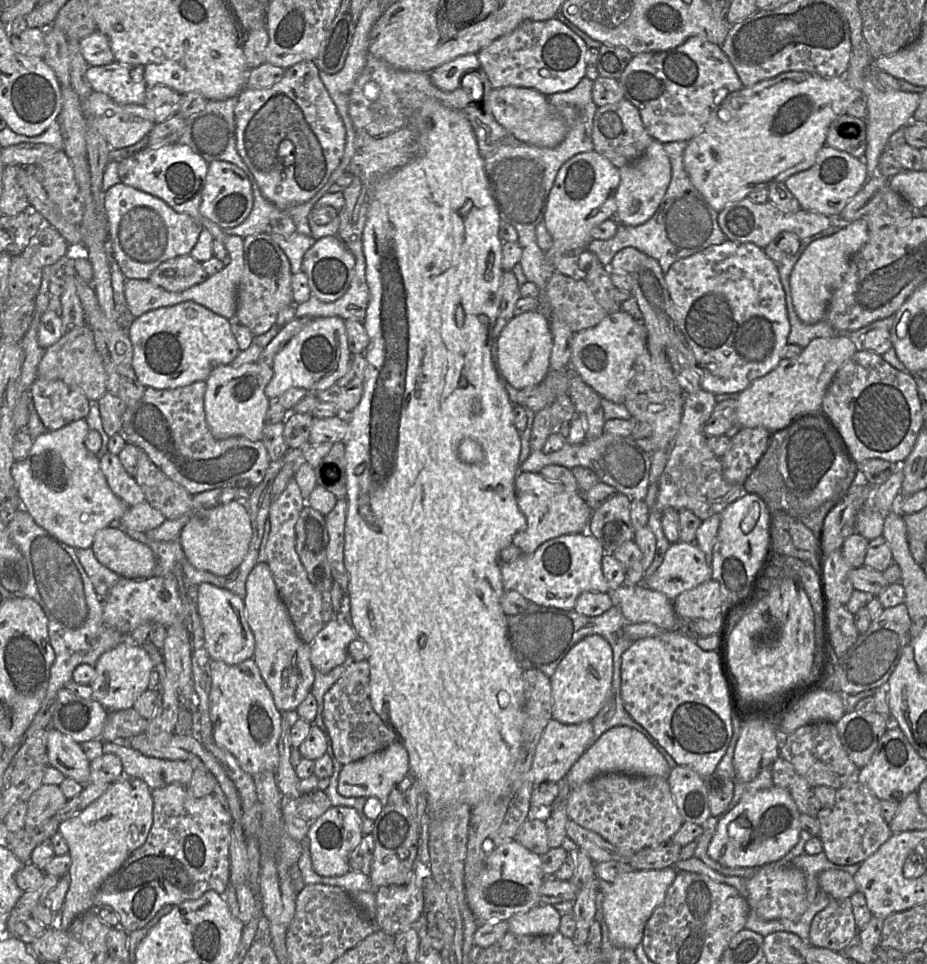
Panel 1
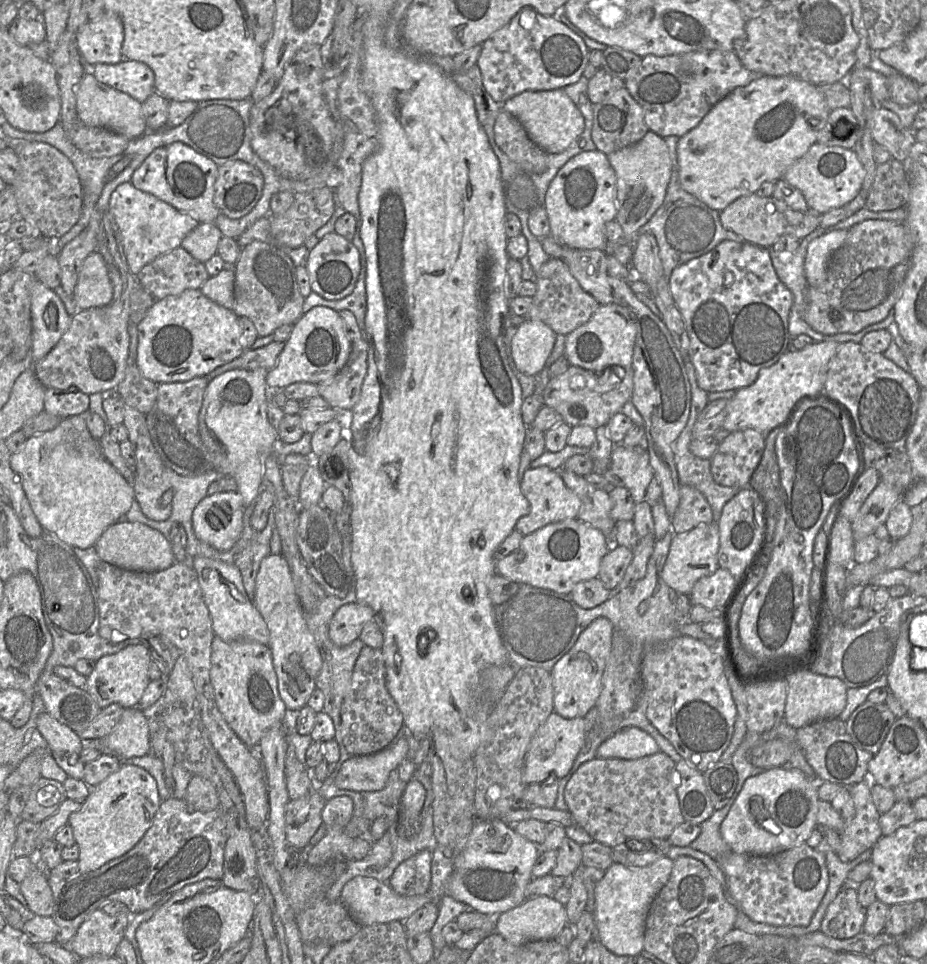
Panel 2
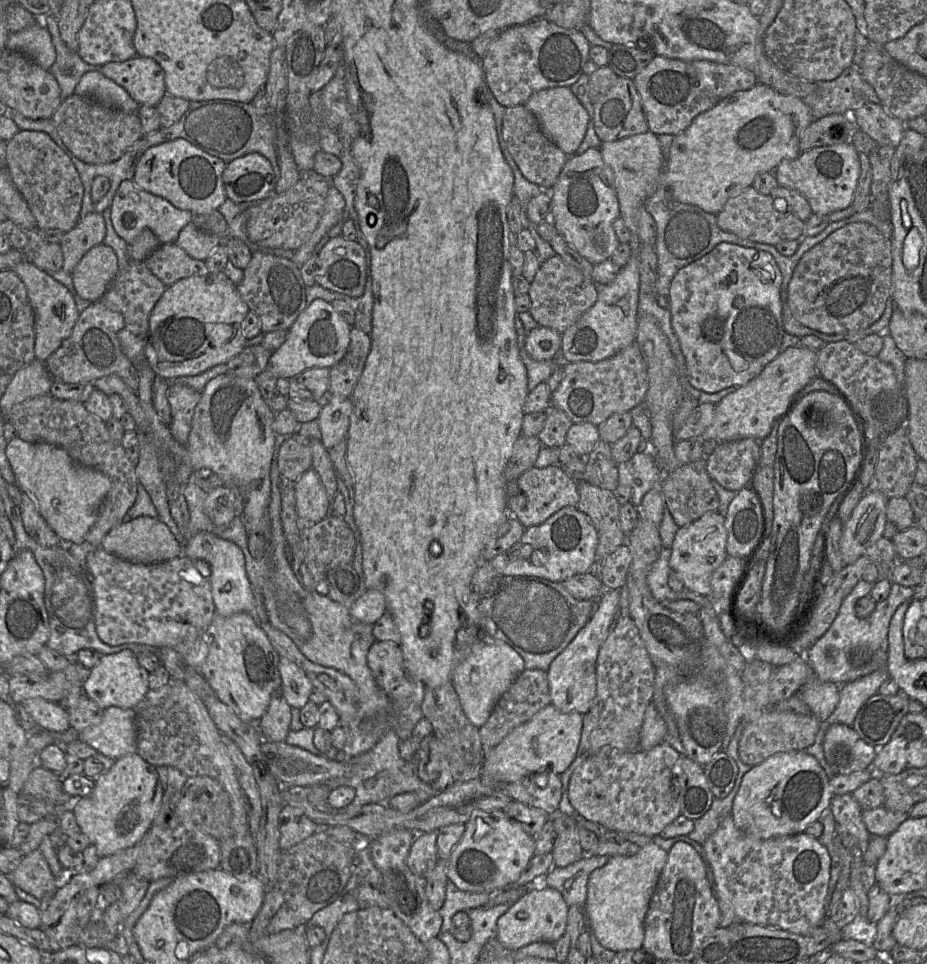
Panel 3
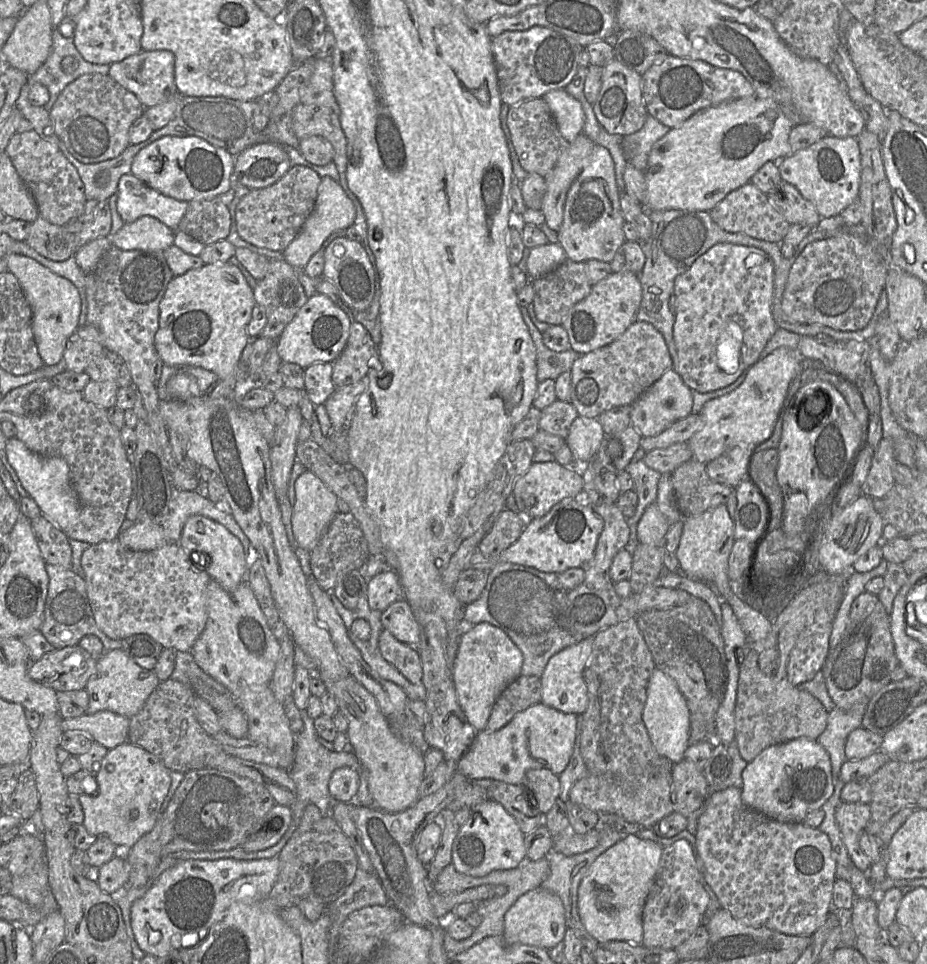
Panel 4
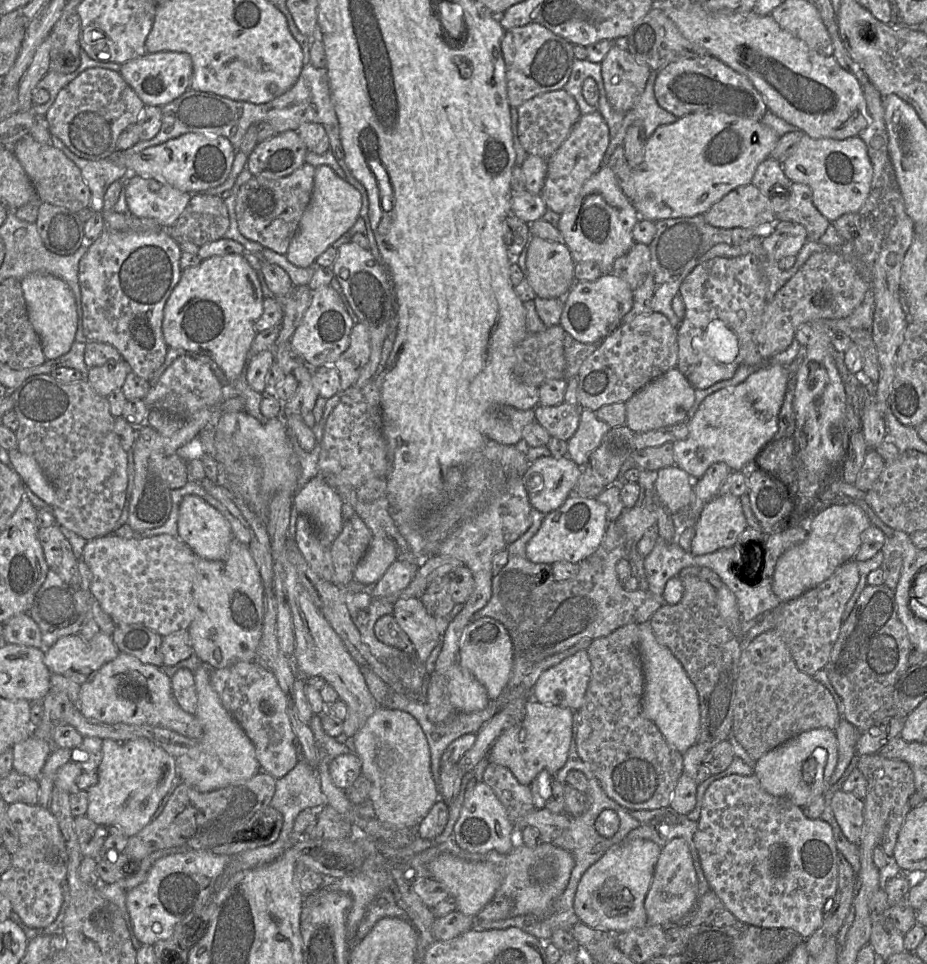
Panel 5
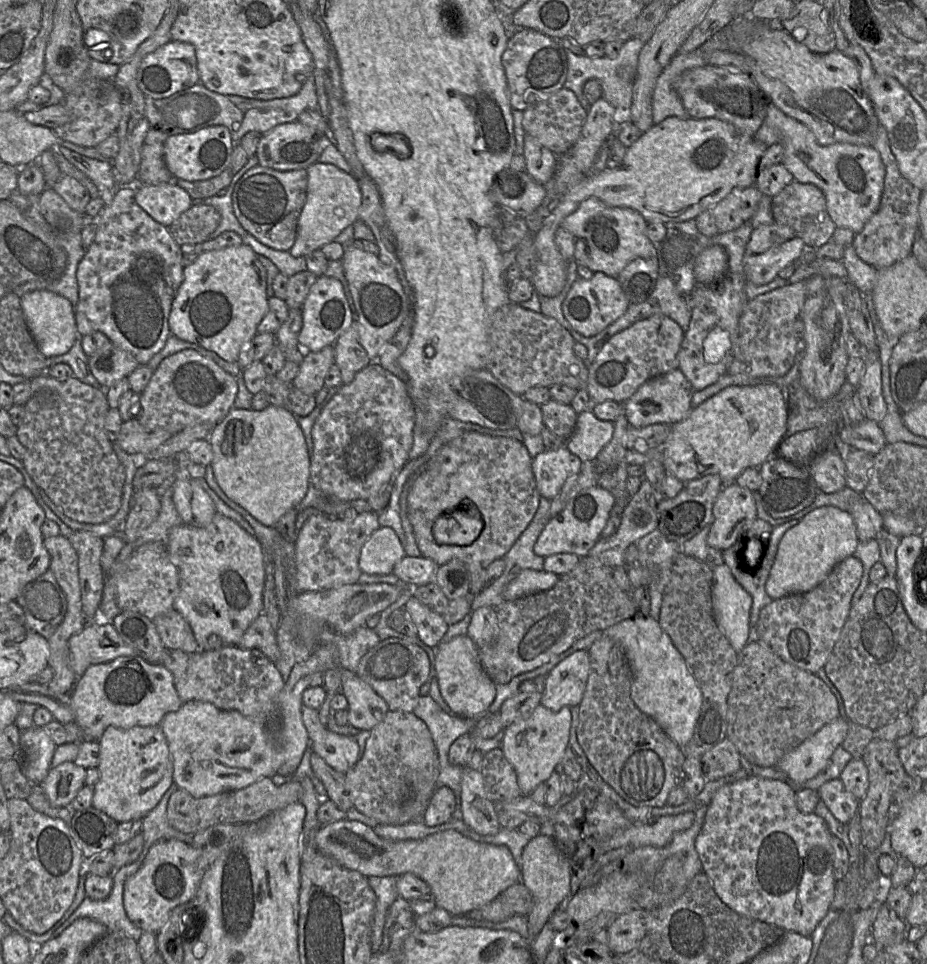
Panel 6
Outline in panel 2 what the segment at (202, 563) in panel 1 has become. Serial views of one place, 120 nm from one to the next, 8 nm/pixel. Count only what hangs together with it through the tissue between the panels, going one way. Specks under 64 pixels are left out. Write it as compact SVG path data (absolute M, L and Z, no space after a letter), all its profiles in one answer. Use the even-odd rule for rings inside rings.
M238 491L207 495L192 514L197 539L219 551L229 550L242 533L244 508Z

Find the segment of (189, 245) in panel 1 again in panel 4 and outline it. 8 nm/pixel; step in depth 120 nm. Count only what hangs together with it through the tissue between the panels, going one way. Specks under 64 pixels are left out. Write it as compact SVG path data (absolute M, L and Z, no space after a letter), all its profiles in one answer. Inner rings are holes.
M132 173L121 176L117 195L117 211L124 223L152 216L173 231L177 230L189 204L144 186Z

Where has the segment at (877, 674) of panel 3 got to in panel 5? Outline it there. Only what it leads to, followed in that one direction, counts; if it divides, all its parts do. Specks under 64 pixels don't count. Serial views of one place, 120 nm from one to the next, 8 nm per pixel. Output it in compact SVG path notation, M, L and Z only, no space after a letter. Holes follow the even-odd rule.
M841 718L834 729L837 738L838 759L833 774L829 779L829 786L834 785L843 775L856 755L855 745L859 736L859 730L845 718Z

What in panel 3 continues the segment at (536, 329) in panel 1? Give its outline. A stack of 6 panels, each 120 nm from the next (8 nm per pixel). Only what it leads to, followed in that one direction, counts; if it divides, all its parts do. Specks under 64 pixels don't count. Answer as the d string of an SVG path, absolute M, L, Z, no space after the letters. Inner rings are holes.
M538 326L527 332L525 348L537 361L555 359L561 351L562 335L550 328Z

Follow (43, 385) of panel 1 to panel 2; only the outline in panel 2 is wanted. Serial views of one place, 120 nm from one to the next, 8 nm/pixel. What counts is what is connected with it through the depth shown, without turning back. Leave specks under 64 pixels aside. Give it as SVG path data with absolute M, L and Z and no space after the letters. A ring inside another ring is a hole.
M75 386L68 390L45 388L44 410L49 414L67 418L87 411L89 404L89 395L81 392Z

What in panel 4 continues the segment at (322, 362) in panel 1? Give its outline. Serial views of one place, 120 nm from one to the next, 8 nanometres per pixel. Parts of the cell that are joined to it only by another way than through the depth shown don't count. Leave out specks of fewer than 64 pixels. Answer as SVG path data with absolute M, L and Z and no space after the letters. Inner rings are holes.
M324 294L308 298L277 339L277 352L283 362L295 363L306 369L317 362L334 362L344 350L350 335L351 319Z

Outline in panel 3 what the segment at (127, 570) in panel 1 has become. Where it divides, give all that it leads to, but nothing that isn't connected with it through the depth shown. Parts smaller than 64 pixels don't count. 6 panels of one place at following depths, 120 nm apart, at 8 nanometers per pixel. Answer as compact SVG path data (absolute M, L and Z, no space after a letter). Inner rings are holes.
M140 516L113 527L103 538L100 547L120 558L141 564L163 562L183 555L169 527L160 519L150 516Z

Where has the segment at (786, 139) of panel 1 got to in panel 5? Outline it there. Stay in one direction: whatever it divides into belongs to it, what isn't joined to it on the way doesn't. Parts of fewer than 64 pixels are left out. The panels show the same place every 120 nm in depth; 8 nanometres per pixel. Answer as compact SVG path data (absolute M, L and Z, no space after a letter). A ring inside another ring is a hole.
M717 111L694 112L678 118L673 123L660 125L645 141L642 162L632 169L632 177L635 186L635 197L631 203L639 213L640 218L649 221L658 221L669 218L693 217L704 214L710 209L710 207L717 203L731 190L739 186L751 184L751 180L756 168L761 162L769 158L770 153L774 149L779 138L780 137L772 129L764 125L761 121Z

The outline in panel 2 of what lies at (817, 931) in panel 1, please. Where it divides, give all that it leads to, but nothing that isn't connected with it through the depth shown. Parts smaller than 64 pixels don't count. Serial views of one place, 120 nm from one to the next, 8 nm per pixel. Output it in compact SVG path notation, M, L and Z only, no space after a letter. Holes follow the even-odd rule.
M846 885L829 904L821 922L820 931L837 939L852 938L863 930L865 912L866 909L858 901L855 885Z

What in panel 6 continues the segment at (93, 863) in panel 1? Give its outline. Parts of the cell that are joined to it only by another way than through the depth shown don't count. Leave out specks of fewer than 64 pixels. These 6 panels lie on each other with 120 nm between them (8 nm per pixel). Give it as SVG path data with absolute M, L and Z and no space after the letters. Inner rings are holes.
M160 725L120 729L109 726L98 740L99 779L93 785L92 807L117 823L143 819L174 783L173 760Z

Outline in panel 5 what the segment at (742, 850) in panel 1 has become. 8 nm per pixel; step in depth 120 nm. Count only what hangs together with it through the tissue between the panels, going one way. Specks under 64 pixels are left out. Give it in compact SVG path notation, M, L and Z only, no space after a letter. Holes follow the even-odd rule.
M807 730L770 750L756 761L753 774L770 795L789 799L803 808L811 800L823 795L837 764L837 738L834 730Z

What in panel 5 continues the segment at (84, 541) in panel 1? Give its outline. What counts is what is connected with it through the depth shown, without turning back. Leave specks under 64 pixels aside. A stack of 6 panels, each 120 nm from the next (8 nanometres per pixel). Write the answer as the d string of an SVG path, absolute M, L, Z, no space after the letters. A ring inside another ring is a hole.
M18 449L8 451L10 466L21 477L31 491L46 502L51 508L55 505L56 492L37 461Z

